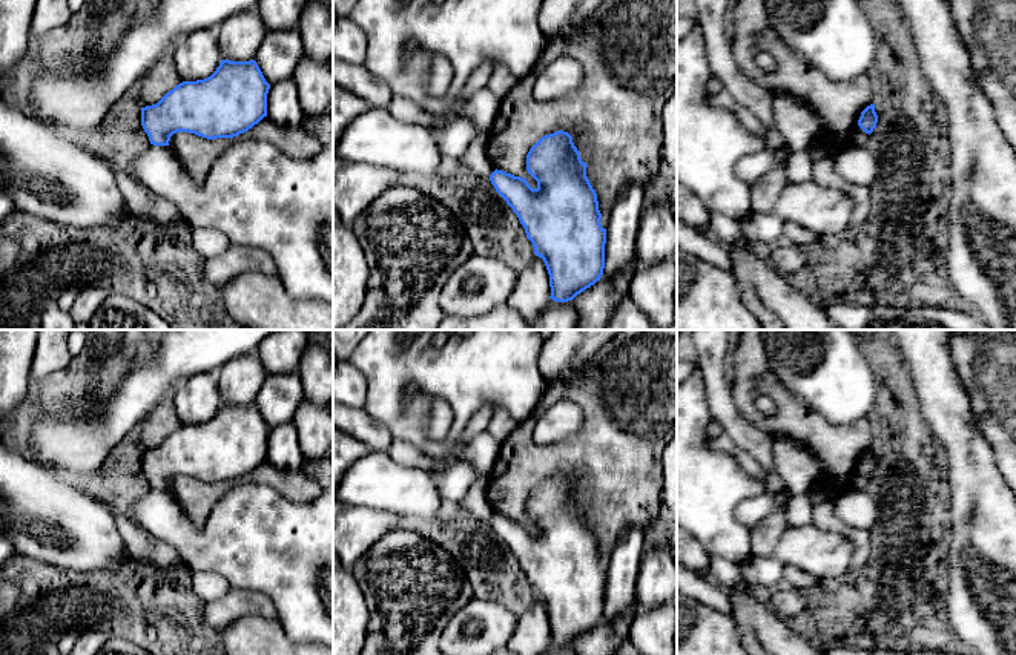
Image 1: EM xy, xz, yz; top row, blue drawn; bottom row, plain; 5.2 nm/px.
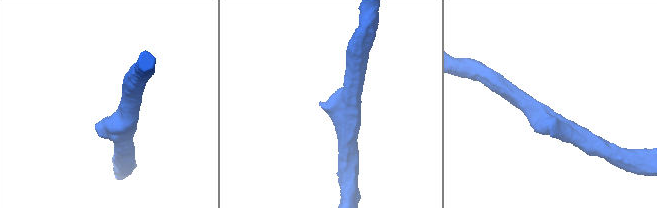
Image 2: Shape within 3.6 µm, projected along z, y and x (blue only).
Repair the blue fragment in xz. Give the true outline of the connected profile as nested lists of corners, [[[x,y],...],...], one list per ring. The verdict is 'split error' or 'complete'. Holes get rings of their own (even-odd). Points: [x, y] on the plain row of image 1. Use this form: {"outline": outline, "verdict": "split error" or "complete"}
{"outline": [[[557,474],[542,480],[526,499],[526,514],[537,525],[533,532],[525,522],[494,514],[490,525],[496,535],[517,558],[536,600],[542,601],[551,640],[556,646],[572,644],[600,624],[605,612],[606,572],[602,571],[597,537],[586,520],[586,506],[568,476]]], "verdict": "complete"}

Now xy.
{"outline": [[[221,403],[210,420],[183,425],[157,448],[141,451],[141,469],[153,489],[169,489],[176,476],[233,482],[267,460],[269,433],[255,403]]], "verdict": "complete"}

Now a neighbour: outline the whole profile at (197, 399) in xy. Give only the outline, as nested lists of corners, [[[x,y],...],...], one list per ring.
[[[198,373],[176,385],[170,394],[183,425],[210,420],[221,406],[216,373]]]

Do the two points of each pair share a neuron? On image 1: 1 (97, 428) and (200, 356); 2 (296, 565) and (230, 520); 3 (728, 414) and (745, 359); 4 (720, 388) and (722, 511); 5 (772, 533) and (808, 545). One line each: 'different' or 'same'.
1: same
2: same
3: different
4: different
5: different

